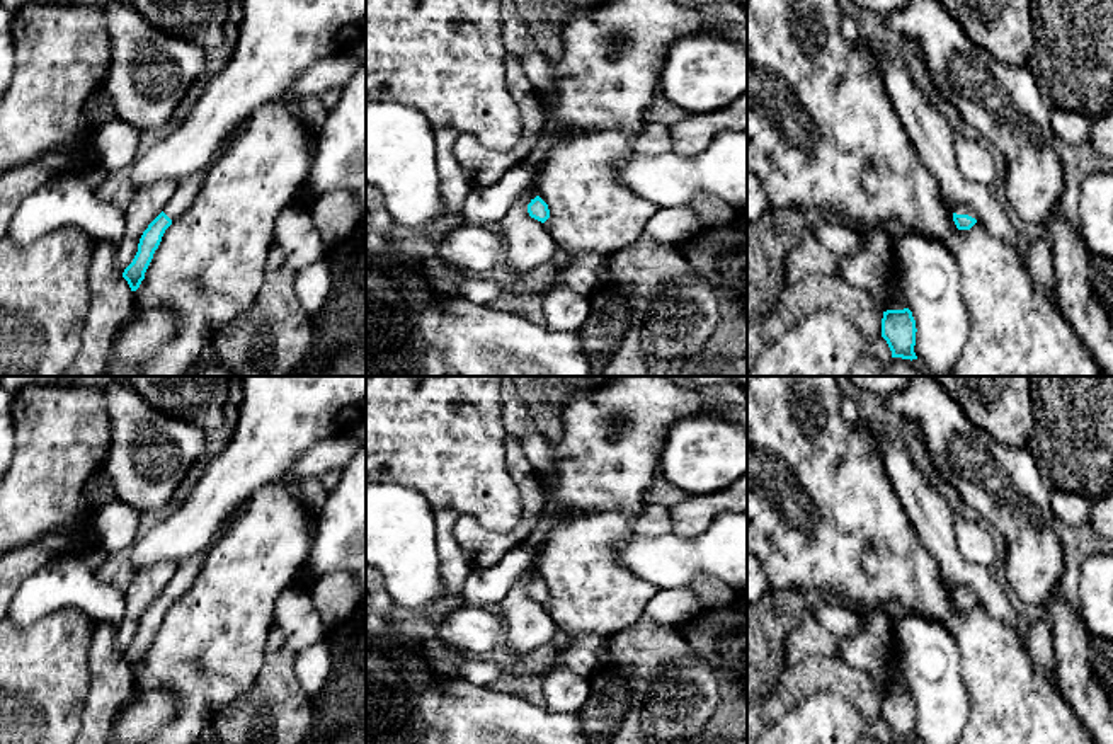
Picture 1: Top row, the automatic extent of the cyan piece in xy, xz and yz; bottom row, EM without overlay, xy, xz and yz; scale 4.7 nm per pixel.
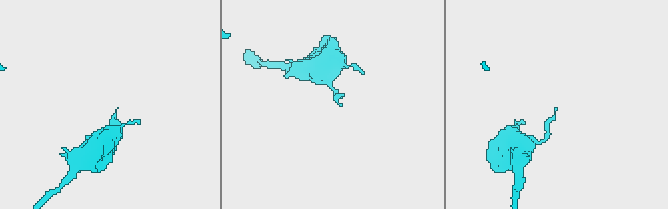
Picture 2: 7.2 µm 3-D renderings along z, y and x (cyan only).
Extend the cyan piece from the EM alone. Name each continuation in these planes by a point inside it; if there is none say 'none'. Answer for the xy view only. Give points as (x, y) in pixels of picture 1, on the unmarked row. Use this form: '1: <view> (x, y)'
1: xy (181, 583)

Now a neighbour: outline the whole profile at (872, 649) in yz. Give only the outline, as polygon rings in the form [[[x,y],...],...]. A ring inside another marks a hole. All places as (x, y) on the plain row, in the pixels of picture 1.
[[[861,608],[858,613],[861,620],[859,632],[837,638],[832,654],[853,669],[866,672],[887,693],[897,666],[897,623],[882,608]]]

